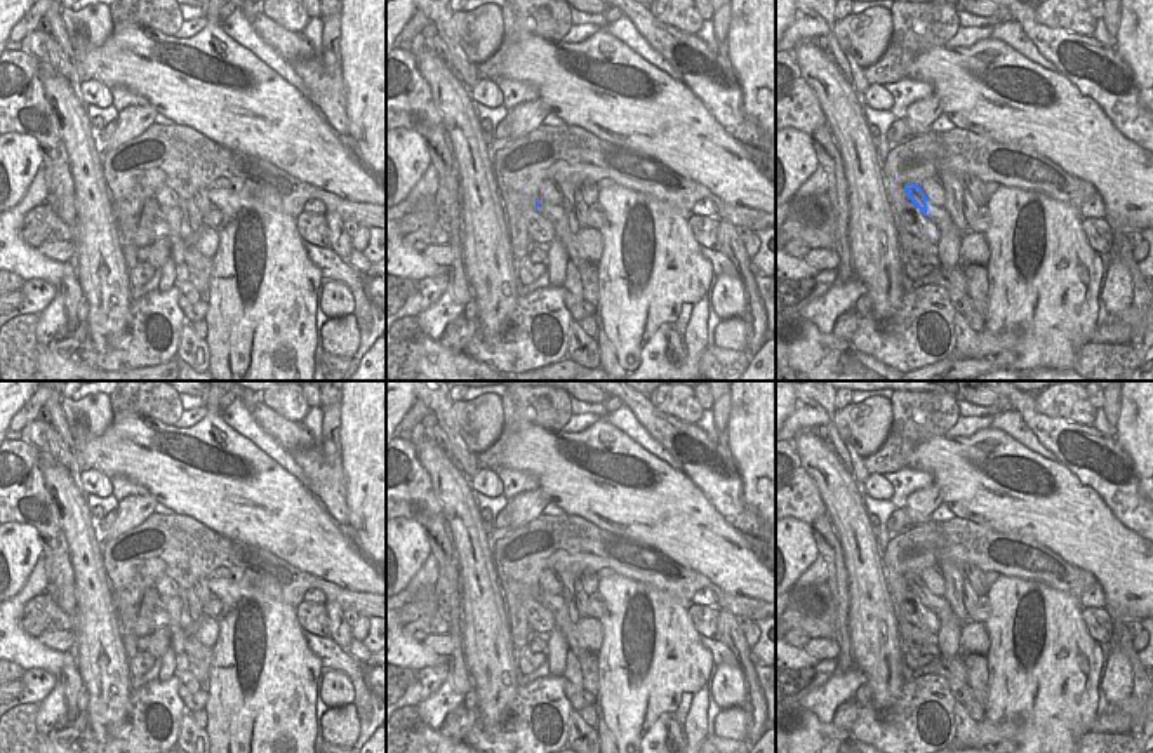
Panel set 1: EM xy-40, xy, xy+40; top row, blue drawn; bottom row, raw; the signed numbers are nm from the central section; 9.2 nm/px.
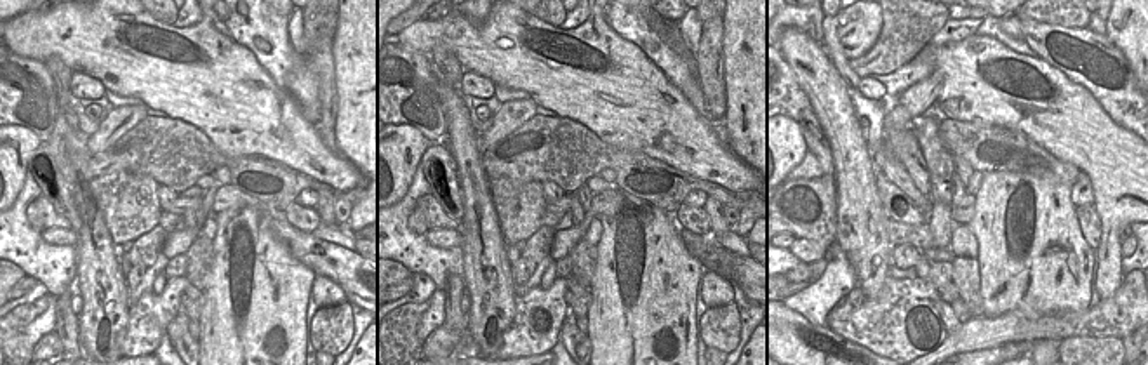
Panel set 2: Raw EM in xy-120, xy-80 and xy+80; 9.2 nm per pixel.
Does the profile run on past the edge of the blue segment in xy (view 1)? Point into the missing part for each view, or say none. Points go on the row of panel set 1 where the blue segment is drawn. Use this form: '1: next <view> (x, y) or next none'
1: next none

